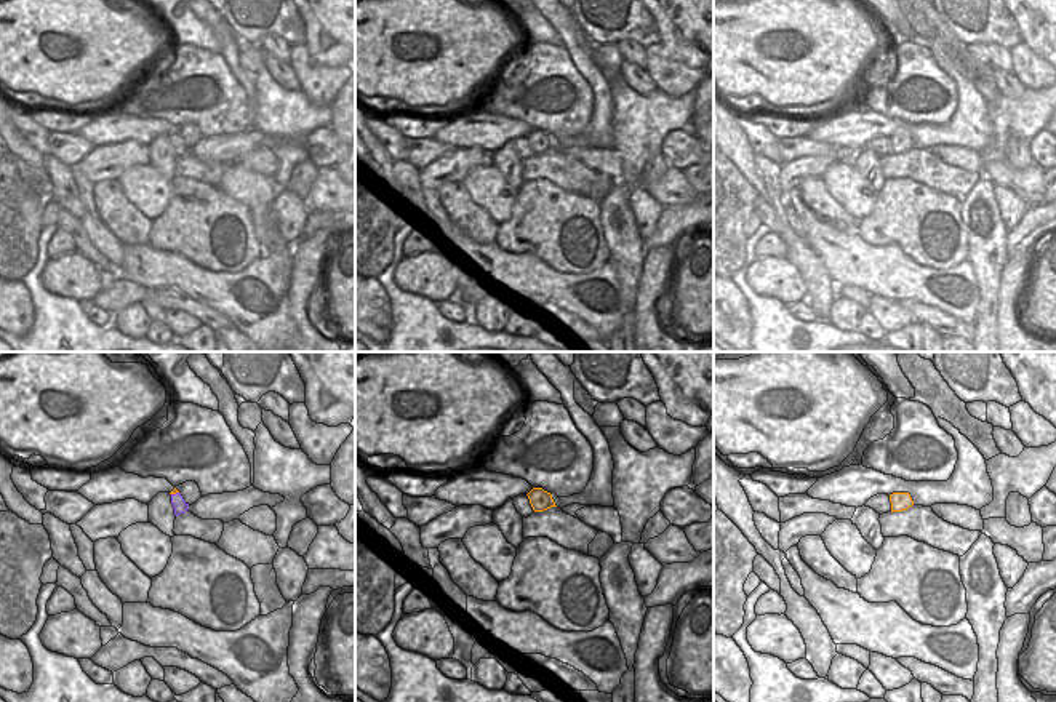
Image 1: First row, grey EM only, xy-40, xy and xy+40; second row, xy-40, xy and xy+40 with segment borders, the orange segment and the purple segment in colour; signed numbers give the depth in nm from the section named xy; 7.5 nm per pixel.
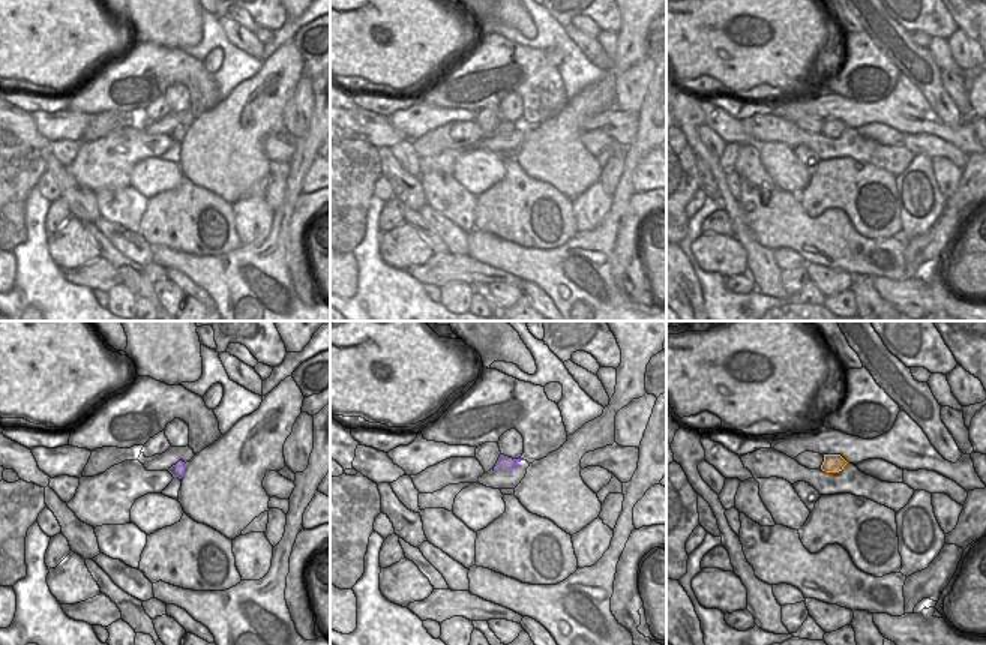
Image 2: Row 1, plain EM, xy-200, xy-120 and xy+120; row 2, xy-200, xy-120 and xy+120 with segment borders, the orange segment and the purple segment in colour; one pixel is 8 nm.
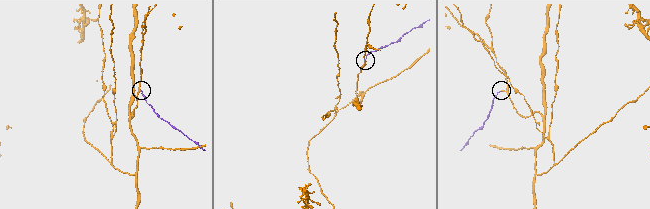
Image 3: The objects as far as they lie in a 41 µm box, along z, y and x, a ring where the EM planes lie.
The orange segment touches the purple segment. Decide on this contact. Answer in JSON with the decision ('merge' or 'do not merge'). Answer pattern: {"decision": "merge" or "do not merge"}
{"decision": "do not merge"}

